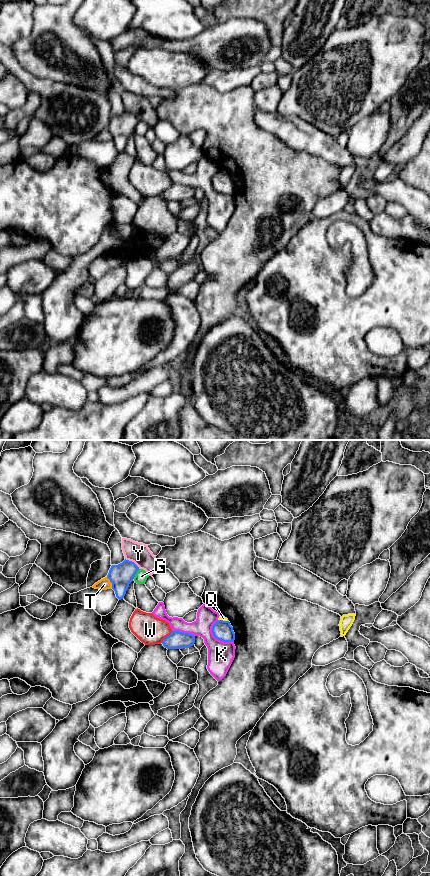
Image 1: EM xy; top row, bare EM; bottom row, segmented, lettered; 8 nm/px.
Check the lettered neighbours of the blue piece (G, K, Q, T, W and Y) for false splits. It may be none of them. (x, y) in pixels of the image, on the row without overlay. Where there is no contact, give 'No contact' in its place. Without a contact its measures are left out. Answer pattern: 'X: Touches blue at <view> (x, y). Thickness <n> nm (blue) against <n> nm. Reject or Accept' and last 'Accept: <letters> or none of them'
G: Touches blue at xy (135, 126). Thickness 190 nm (blue) against 100 nm. Reject
K: Touches blue at xy (216, 190). Thickness 160 nm (blue) against 220 nm. Reject
Q: Touches blue at xy (222, 172). Thickness 160 nm (blue) against 40 nm. Reject
T: Touches blue at xy (110, 133). Thickness 190 nm (blue) against 90 nm. Reject
W: Touches blue at xy (166, 189). Thickness 140 nm (blue) against 240 nm. Reject
Y: Touches blue at xy (131, 113). Thickness 190 nm (blue) against 170 nm. Reject
Accept: none of them

